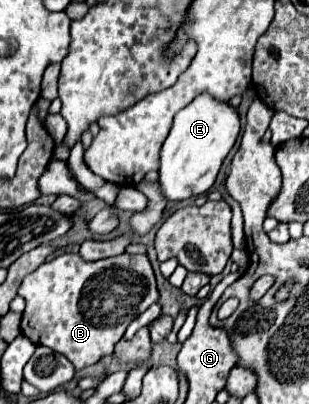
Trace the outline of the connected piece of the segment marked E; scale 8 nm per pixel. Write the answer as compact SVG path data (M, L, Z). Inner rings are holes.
M200 93L176 117L170 135L164 141L160 157L160 185L168 201L182 201L204 195L216 181L220 165L234 147L240 133L238 109L230 103L214 99L210 93Z

